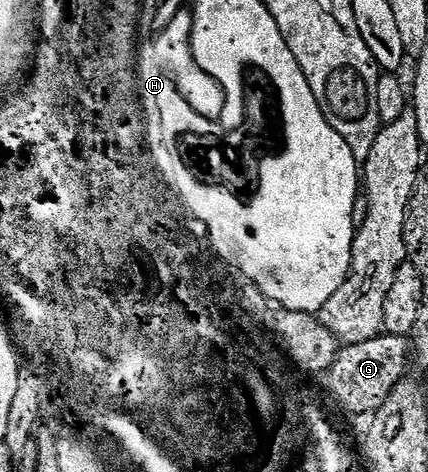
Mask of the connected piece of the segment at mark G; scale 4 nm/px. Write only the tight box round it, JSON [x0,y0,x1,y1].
[324,333,408,418]

